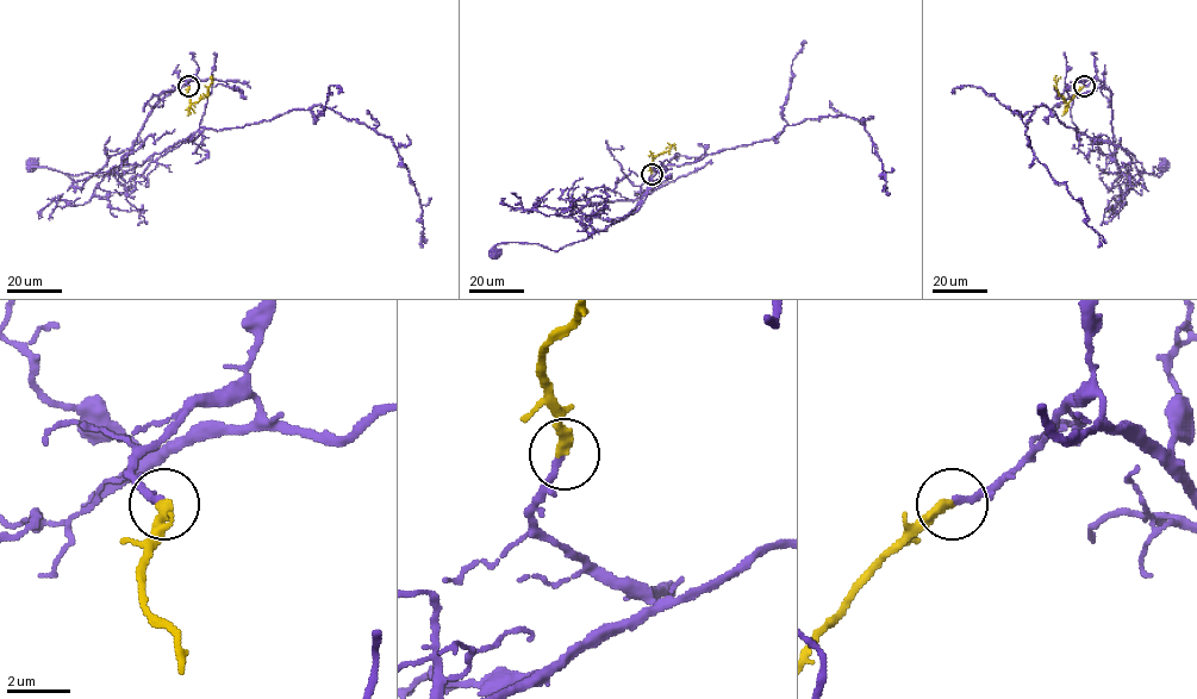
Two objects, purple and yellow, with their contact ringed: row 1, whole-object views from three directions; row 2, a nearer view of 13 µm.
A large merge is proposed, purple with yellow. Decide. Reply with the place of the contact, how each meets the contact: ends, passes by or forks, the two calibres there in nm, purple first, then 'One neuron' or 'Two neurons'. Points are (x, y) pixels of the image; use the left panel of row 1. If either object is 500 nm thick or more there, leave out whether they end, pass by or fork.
Place: (188, 86). At the ring purple ends. At the ring yellow ends. Thickness 240 nm (purple) against 360 nm. One neuron

